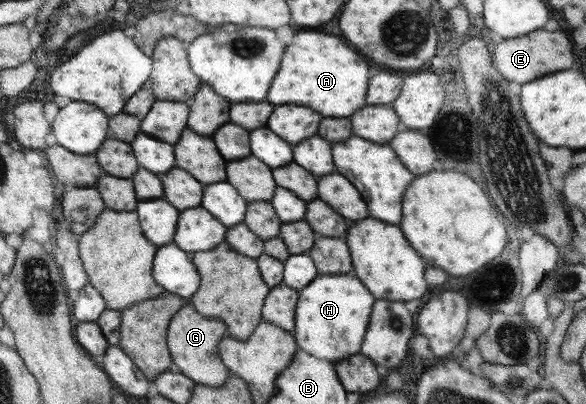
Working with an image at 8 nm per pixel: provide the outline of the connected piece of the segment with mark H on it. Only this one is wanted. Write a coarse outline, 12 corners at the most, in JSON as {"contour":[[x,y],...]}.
{"contour":[[351,275],[299,291],[295,339],[315,359],[359,353],[373,297]]}

